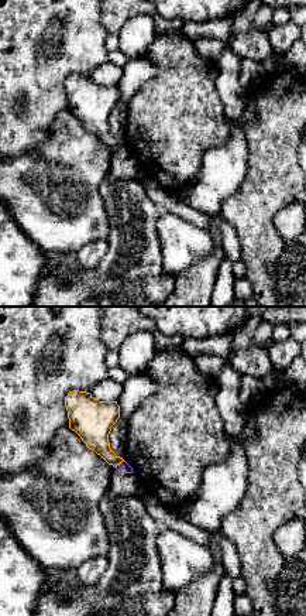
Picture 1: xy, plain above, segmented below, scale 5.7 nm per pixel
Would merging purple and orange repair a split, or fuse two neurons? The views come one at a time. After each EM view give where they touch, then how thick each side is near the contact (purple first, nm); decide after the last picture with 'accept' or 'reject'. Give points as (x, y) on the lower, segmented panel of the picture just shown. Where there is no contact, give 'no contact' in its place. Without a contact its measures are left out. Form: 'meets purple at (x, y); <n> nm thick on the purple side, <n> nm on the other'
meets purple at (120, 464); 60 nm thick on the purple side, 170 nm on the other

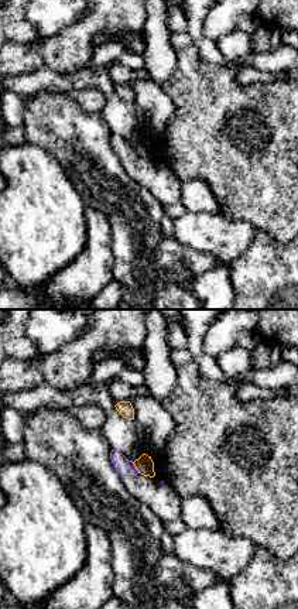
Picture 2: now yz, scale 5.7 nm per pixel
meets purple at (134, 468); 100 nm thick on the purple side, 100 nm on the other

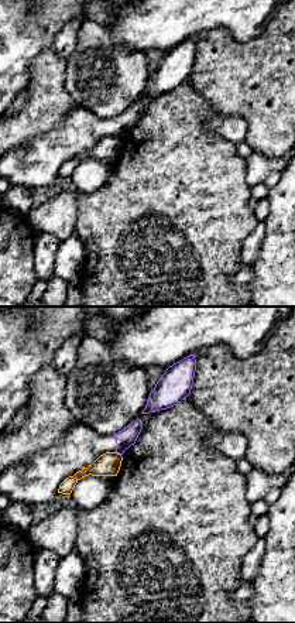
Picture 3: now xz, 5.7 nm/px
meets purple at (119, 452); 110 nm thick on the purple side, 130 nm on the other

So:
reject

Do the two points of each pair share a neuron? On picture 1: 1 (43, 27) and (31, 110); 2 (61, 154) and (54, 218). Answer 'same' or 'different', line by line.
1: same
2: same

